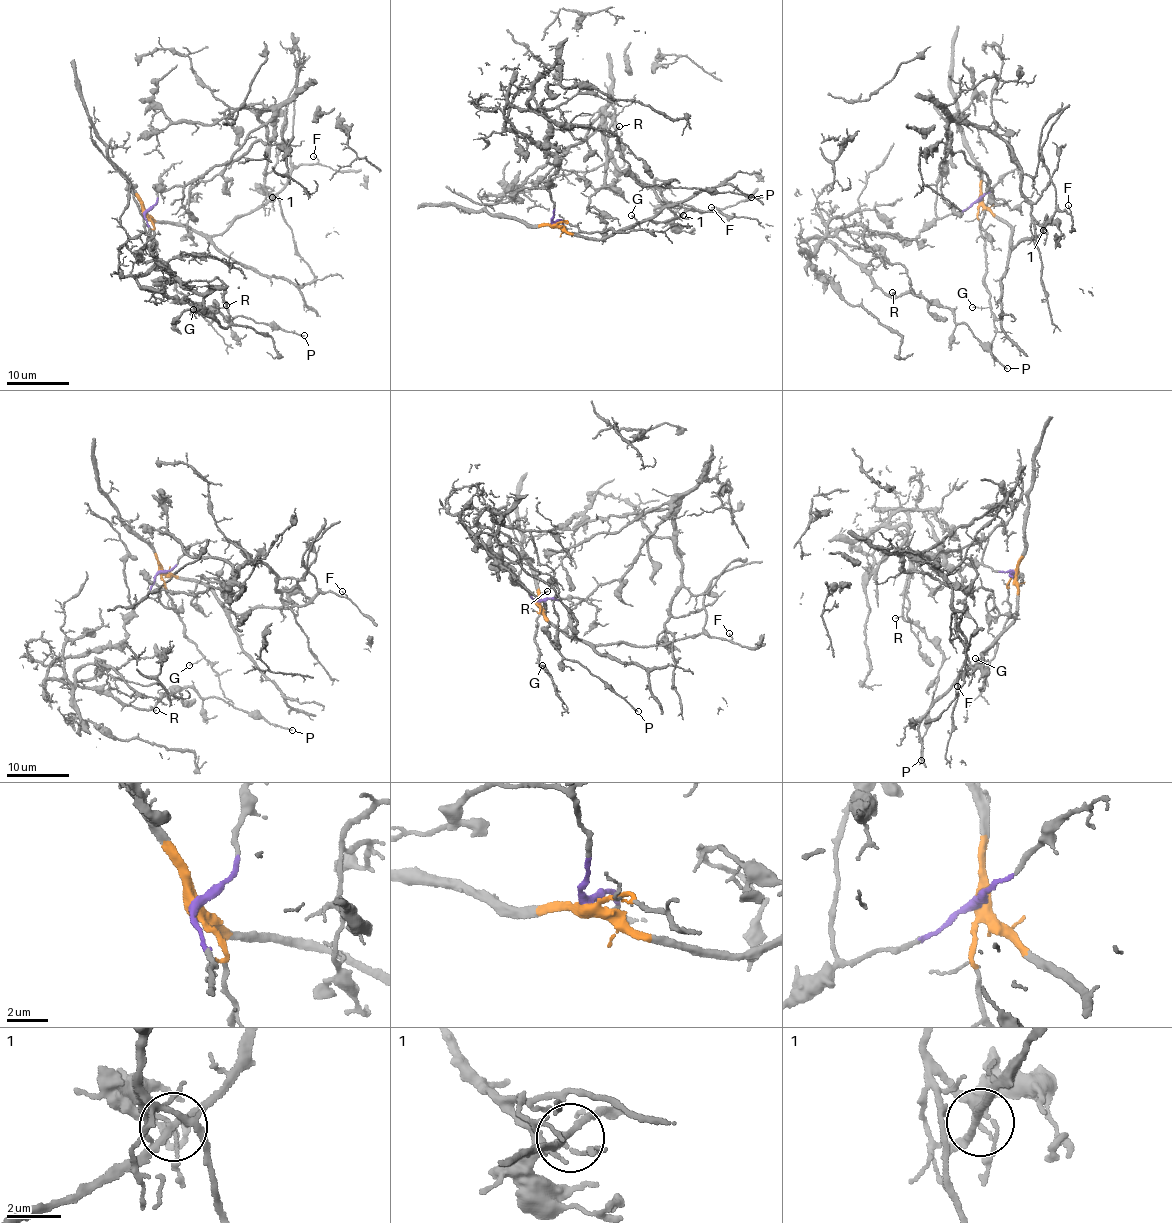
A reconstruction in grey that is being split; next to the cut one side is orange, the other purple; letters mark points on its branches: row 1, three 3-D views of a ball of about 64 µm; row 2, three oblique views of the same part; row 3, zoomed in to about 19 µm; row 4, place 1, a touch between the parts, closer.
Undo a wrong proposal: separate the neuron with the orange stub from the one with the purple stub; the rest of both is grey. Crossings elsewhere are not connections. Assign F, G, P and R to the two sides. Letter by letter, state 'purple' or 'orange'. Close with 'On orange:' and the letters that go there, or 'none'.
F: orange
G: orange
P: purple
R: purple
On orange: F, G

